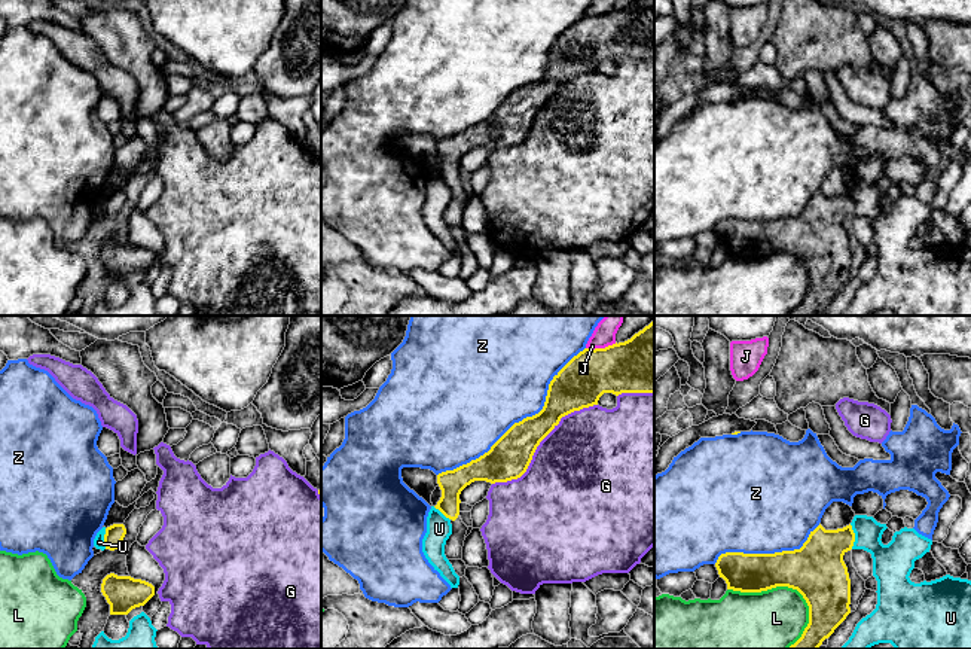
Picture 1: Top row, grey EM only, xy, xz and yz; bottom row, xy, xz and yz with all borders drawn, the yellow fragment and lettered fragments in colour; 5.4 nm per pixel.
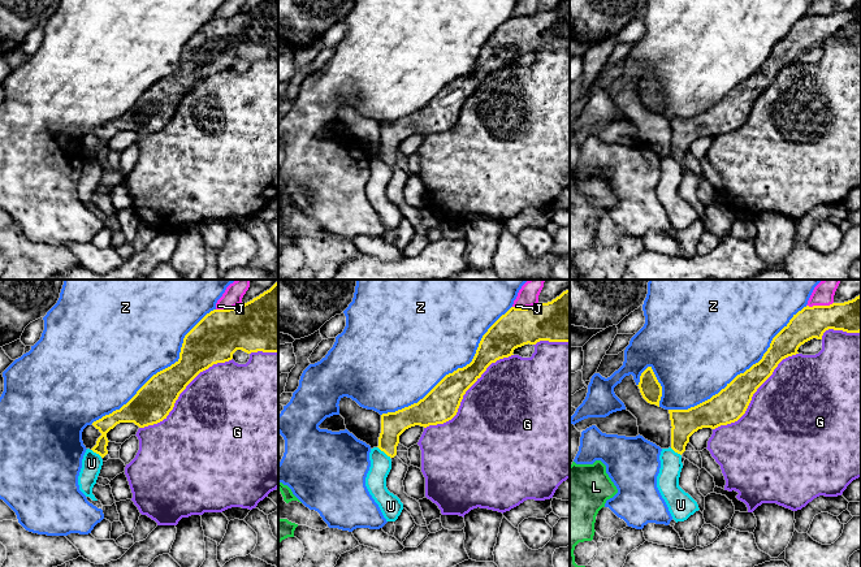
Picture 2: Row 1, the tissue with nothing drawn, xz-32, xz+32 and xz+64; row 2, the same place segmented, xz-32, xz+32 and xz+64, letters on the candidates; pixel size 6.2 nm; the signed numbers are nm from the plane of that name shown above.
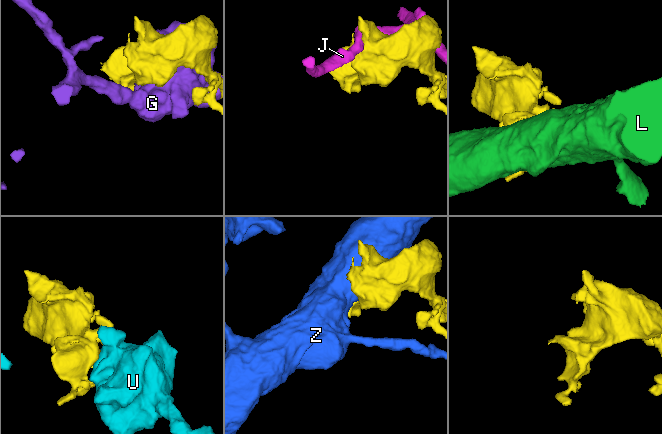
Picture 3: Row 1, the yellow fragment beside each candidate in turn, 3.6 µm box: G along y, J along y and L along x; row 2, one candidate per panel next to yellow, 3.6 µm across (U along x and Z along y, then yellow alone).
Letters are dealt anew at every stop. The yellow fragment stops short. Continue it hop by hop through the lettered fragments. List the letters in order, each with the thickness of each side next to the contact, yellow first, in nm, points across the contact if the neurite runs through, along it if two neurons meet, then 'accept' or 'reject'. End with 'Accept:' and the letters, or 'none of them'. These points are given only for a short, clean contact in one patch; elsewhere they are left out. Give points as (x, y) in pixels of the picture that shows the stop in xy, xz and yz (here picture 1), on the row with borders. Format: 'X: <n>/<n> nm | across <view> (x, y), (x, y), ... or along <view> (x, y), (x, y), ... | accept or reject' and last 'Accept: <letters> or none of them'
G: 220/500 nm | reject
J: 320/120 nm | reject
L: 300/380 nm | reject
U: 280/200 nm | reject
Z: 220/480 nm | reject
Accept: none of them

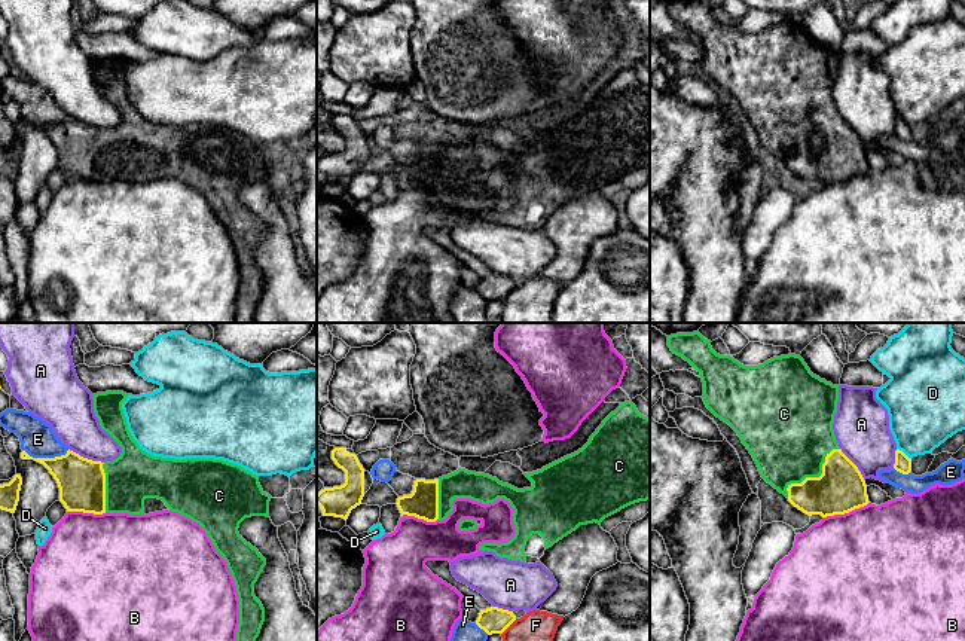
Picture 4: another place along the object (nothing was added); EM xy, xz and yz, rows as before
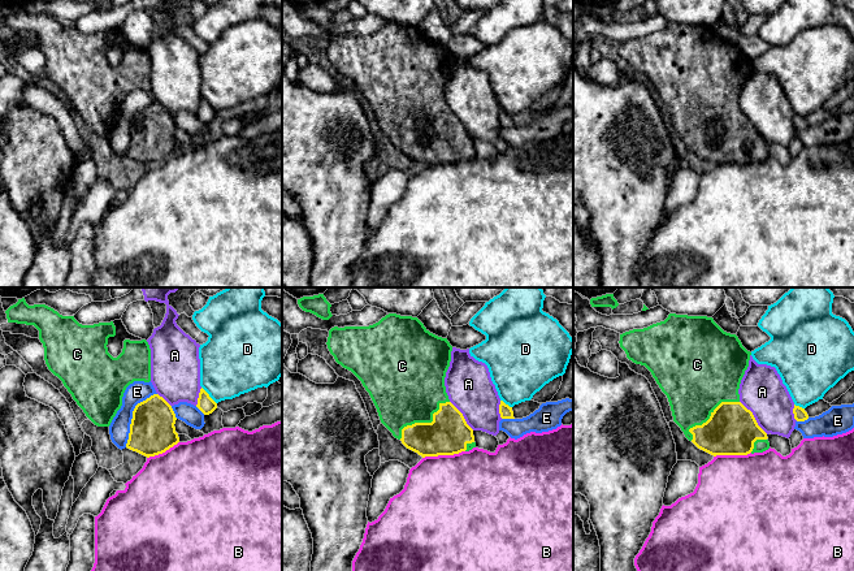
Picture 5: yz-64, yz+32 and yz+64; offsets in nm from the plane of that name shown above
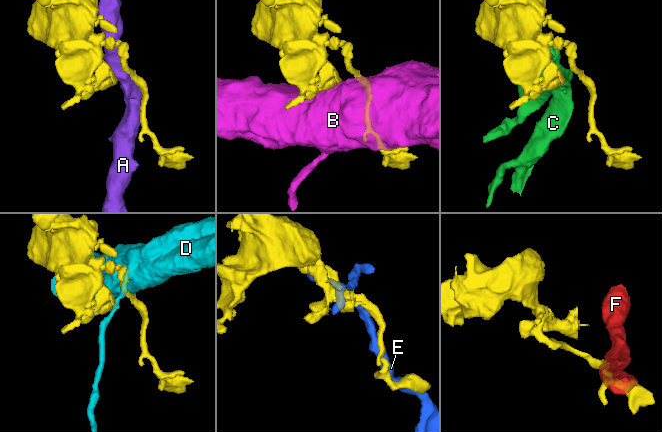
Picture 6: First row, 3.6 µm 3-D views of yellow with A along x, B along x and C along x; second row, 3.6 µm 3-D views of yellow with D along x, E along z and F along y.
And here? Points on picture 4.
A: 260/240 nm | reject
B: 260/500 nm | along yz (869, 501), (848, 512), (824, 518) | reject
C: 260/440 nm | accept
D: 90/380 nm | reject
E: 260/190 nm | reject
F: 140/160 nm | reject
Accept: C

